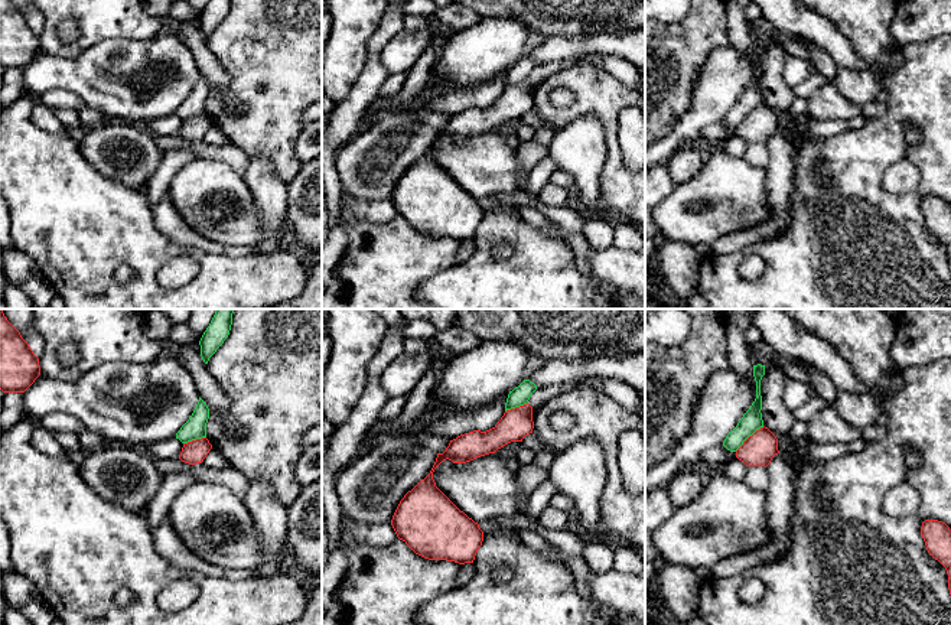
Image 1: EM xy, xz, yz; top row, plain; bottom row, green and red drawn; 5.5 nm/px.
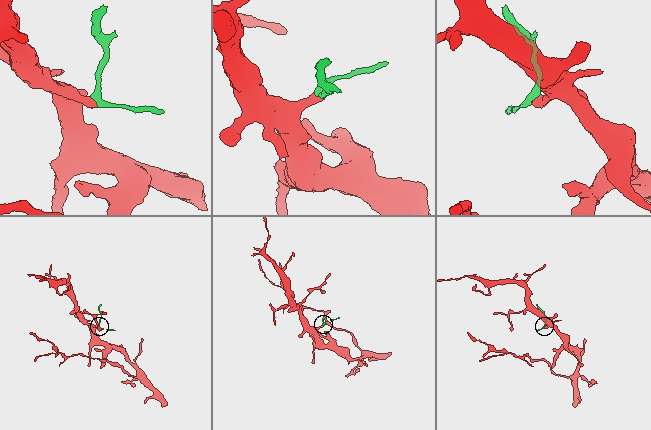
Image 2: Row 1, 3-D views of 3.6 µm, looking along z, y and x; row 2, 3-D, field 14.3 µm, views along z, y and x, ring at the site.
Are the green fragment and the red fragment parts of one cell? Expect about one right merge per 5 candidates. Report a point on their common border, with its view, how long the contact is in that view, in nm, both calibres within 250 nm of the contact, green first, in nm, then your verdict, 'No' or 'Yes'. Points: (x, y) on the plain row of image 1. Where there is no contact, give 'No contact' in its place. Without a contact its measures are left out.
Touches green at yz (749, 111). Shared border 220 nm. Thickness 120 nm (green) against 180 nm. No

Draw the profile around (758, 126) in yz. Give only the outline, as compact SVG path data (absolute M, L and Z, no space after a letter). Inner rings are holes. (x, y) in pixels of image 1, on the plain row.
M763 102L743 118L743 121L736 127L736 134L746 143L766 144L778 130L776 113Z

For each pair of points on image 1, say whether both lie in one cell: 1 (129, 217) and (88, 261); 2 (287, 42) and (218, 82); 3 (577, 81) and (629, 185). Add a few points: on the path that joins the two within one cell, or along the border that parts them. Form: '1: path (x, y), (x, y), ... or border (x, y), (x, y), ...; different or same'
1: path (117, 228), (95, 250); same
2: border (208, 49), (228, 75), (228, 84), (222, 90); different
3: path (603, 107), (608, 111), (612, 129), (614, 159); same

